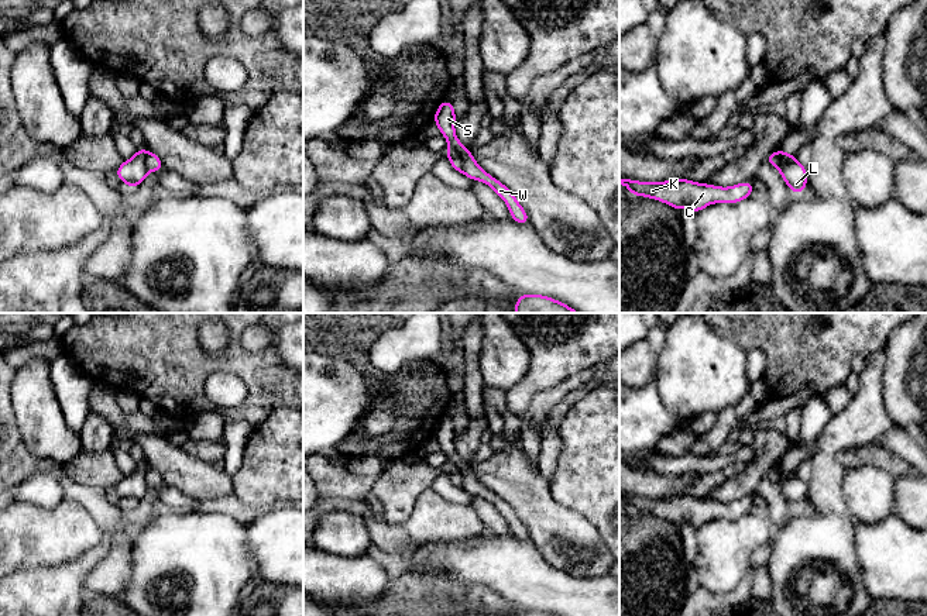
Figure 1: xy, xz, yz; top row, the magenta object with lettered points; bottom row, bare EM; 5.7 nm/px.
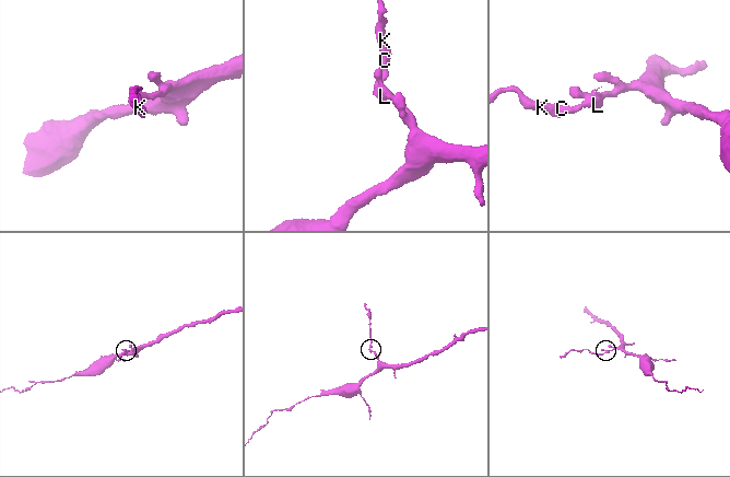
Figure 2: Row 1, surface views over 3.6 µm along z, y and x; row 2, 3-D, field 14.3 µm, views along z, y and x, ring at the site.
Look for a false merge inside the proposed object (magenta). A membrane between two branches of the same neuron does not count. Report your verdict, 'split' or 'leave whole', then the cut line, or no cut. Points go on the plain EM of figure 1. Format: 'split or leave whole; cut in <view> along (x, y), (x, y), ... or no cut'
split; cut in yz along (778, 467), (788, 477), (796, 477)

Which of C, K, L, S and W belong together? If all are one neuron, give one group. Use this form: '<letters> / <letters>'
C K L / S W

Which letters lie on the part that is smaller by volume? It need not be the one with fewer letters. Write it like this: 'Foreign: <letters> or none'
Foreign: C, K, L

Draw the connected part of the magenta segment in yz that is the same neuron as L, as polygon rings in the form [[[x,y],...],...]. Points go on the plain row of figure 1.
[[[787,478],[777,483],[792,509],[803,509],[807,505],[807,483],[800,478]]]

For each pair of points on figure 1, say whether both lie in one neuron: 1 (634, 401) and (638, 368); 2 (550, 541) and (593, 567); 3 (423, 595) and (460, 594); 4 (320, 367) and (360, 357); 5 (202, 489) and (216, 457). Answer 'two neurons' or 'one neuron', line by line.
1: two neurons
2: one neuron
3: one neuron
4: two neurons
5: two neurons

